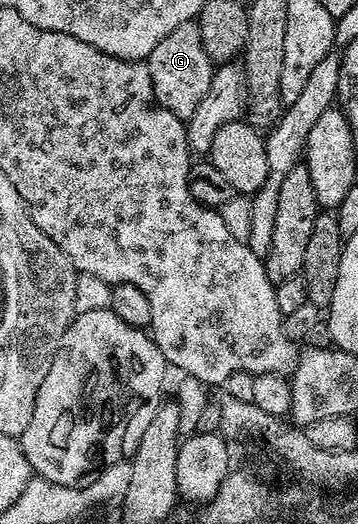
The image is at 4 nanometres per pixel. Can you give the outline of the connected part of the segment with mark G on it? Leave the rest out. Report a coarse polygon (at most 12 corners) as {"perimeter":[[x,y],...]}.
{"perimeter":[[194,21],[171,29],[147,62],[157,103],[188,121],[214,63]]}

